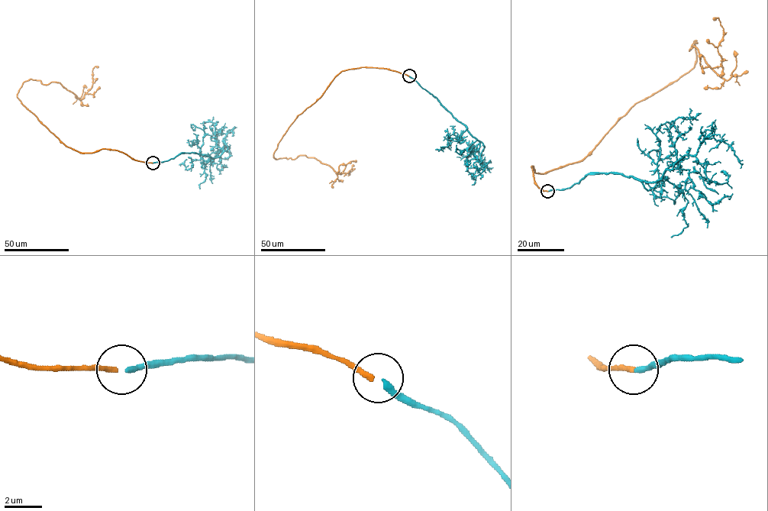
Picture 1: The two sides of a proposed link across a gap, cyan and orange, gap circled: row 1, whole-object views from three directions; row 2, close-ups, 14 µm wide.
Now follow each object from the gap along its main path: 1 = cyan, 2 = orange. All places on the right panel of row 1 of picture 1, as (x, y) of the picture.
1: (547, 191), (589, 173), (655, 182), (685, 155), (708, 162), (714, 181), (726, 183), (724, 172)
2: (547, 191), (532, 166), (580, 161), (692, 68), (695, 40), (689, 50), (720, 76), (713, 19)

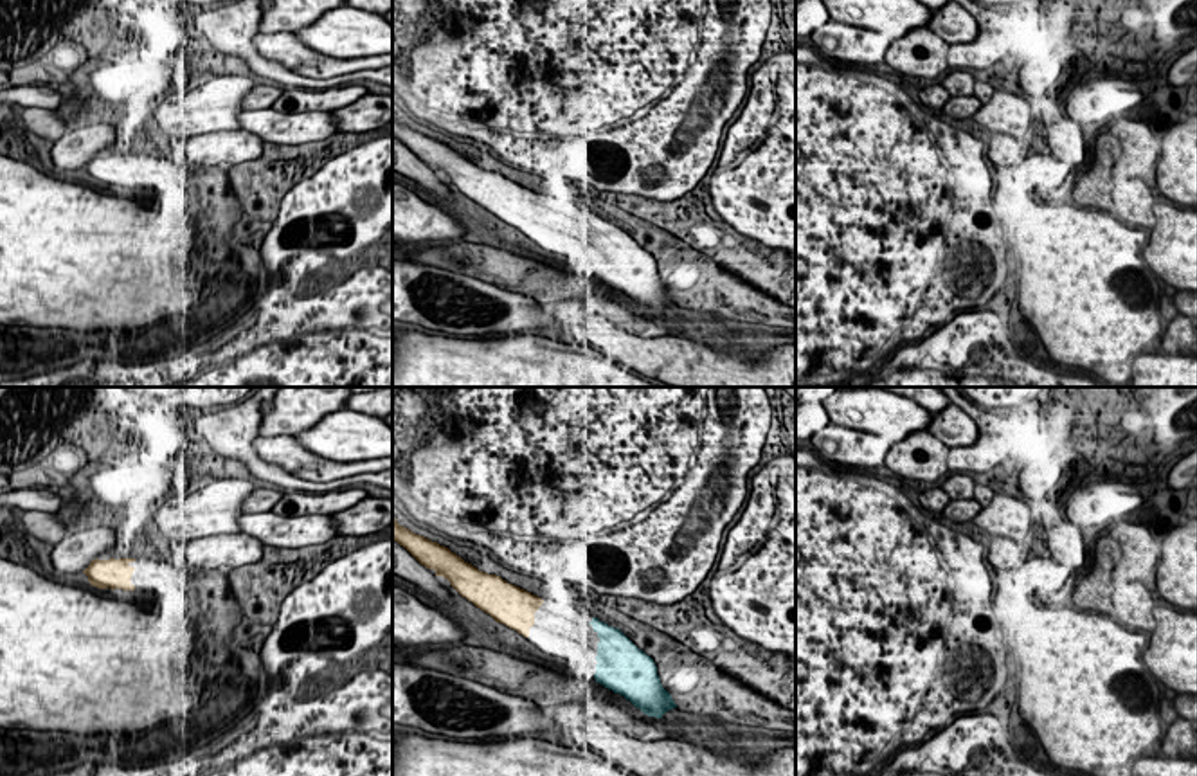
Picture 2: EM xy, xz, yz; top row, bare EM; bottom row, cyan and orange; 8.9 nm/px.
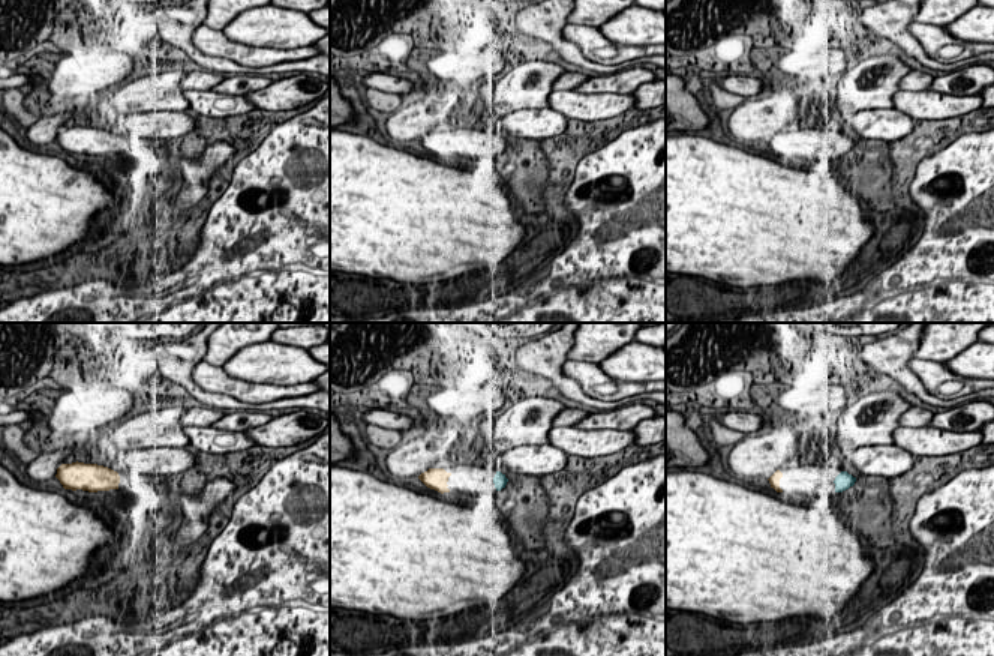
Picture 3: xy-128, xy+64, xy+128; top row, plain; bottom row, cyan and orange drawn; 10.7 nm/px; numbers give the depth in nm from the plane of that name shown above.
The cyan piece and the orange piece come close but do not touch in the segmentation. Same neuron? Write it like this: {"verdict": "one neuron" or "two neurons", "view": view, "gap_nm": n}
{"verdict": "one neuron", "view": "xz", "gap_nm": 460}

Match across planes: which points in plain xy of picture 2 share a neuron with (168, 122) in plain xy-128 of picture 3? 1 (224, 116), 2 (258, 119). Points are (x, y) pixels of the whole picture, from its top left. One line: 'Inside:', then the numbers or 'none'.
Inside: 2

